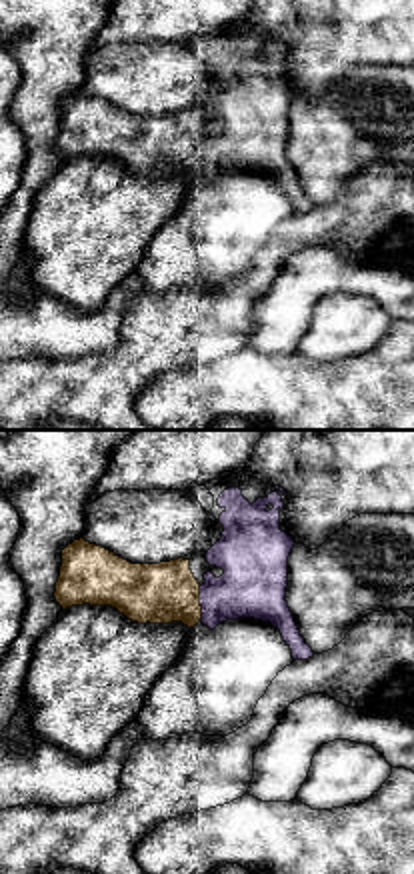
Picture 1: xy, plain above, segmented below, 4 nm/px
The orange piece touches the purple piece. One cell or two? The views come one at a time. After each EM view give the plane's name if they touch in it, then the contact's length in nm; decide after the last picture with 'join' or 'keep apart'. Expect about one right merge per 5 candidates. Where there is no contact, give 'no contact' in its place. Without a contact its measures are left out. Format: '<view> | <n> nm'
xy | 140 nm

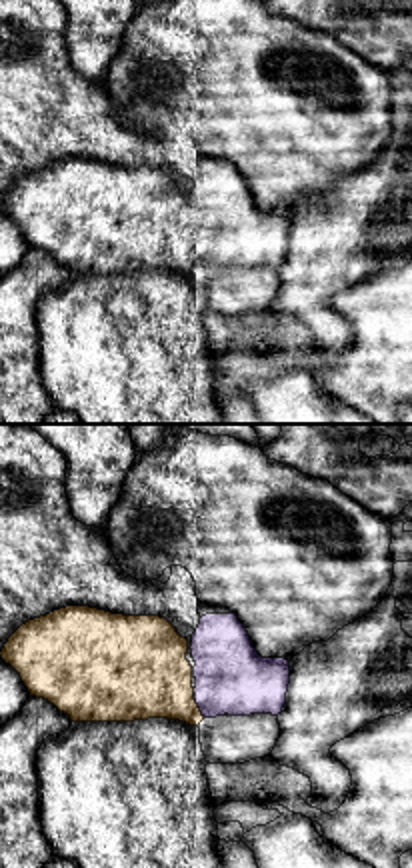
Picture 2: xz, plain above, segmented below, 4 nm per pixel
xz | 130 nm

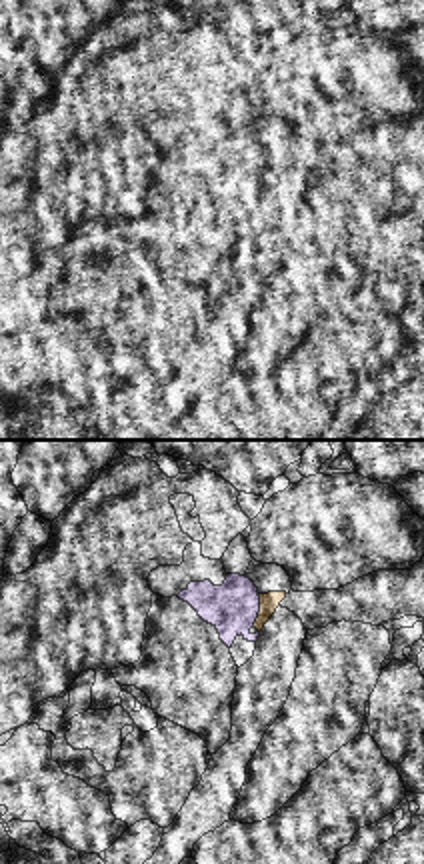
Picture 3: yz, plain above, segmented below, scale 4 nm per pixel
yz | 160 nm

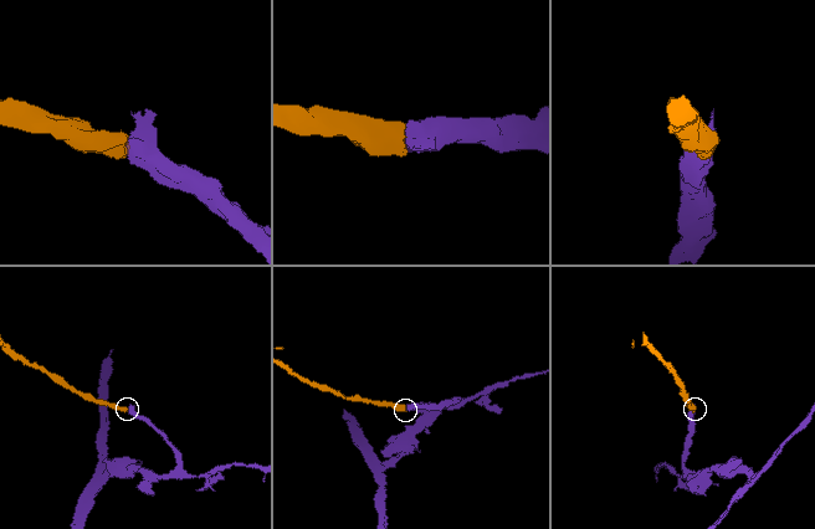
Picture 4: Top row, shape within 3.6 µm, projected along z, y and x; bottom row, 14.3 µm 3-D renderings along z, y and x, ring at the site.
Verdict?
join

